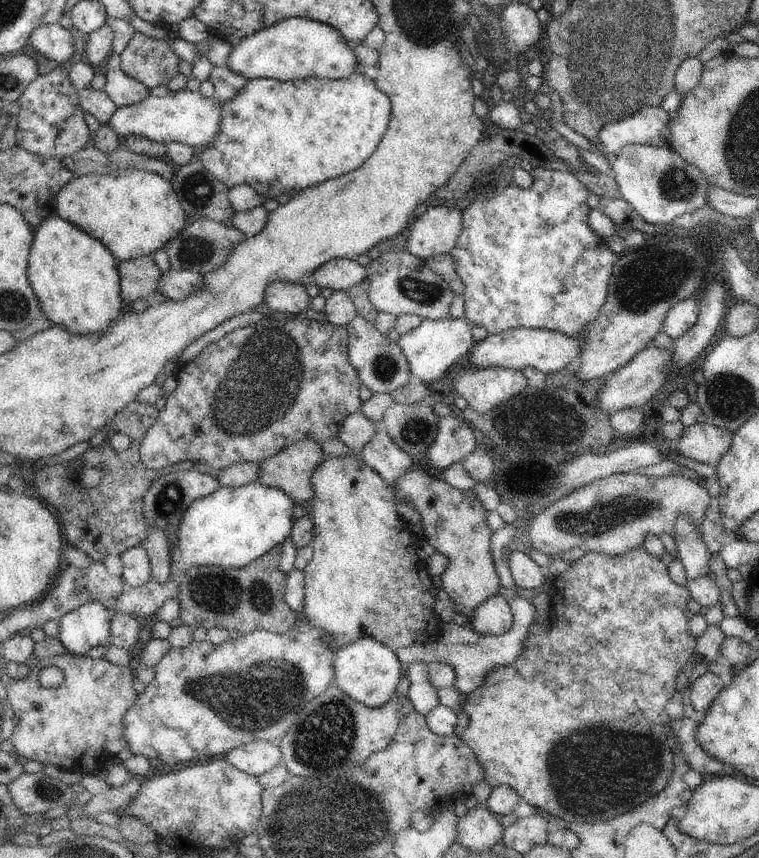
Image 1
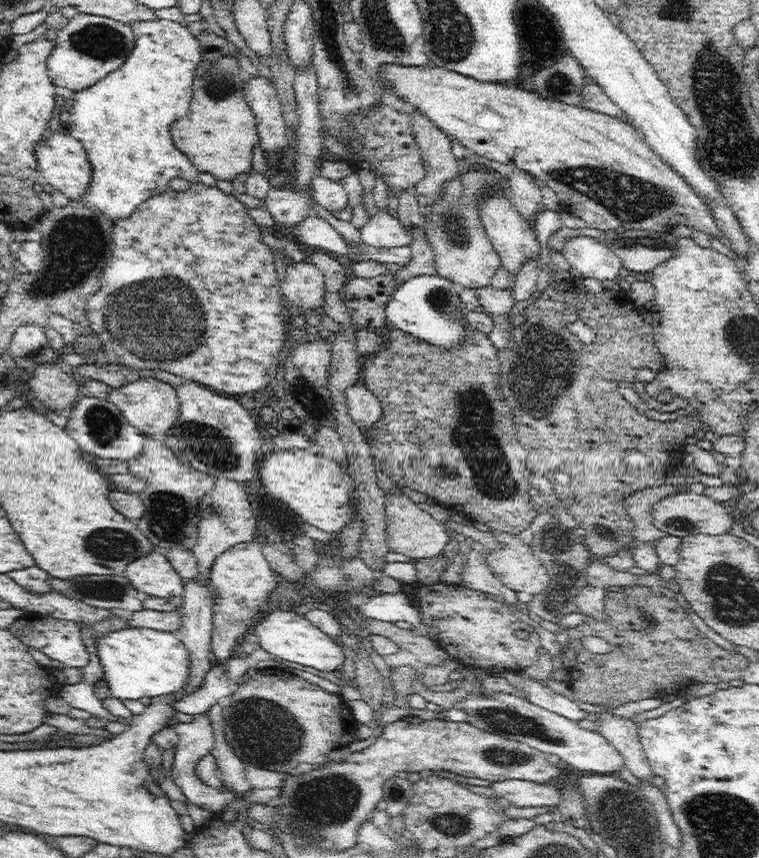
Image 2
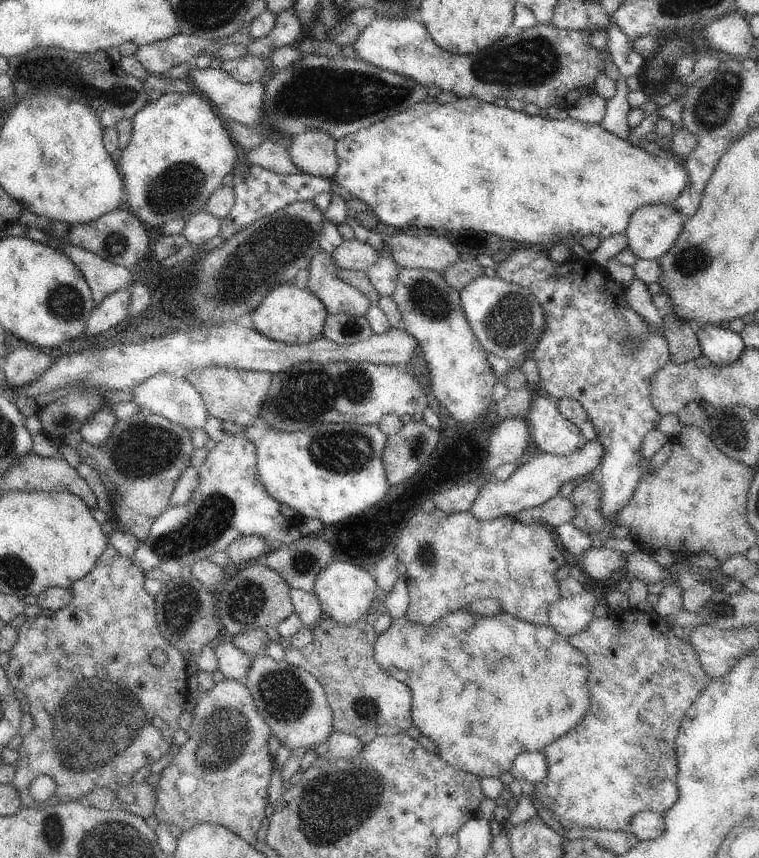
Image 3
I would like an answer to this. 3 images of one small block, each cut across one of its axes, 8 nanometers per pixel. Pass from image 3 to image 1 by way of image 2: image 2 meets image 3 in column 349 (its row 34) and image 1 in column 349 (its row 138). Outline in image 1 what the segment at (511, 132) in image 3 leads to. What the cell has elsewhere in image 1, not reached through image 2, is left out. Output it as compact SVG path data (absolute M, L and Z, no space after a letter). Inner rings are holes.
M360 73L341 79L306 77L277 81L258 77L249 80L232 100L221 103L221 113L217 137L198 150L194 158L198 158L227 189L248 185L263 198L263 202L267 202L286 192L304 192L306 186L318 186L362 166L374 154L388 128L390 100L376 88L374 80Z

